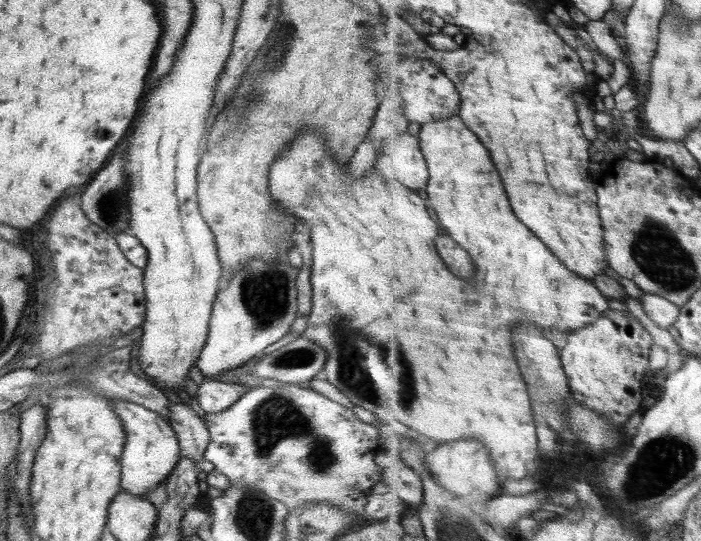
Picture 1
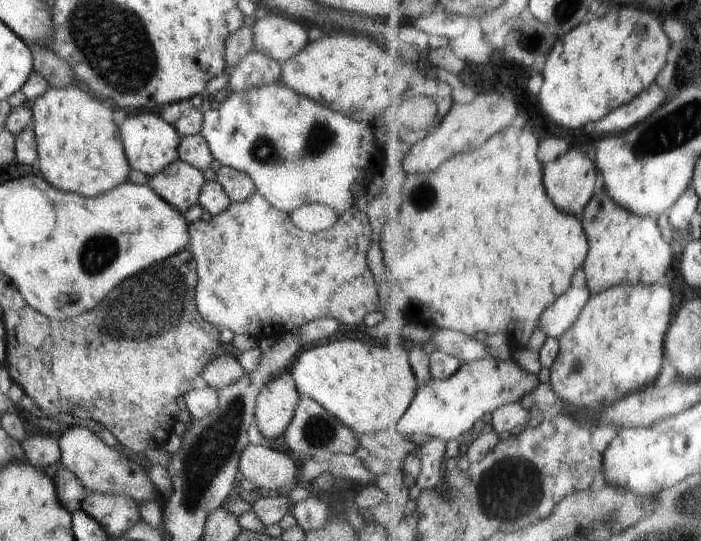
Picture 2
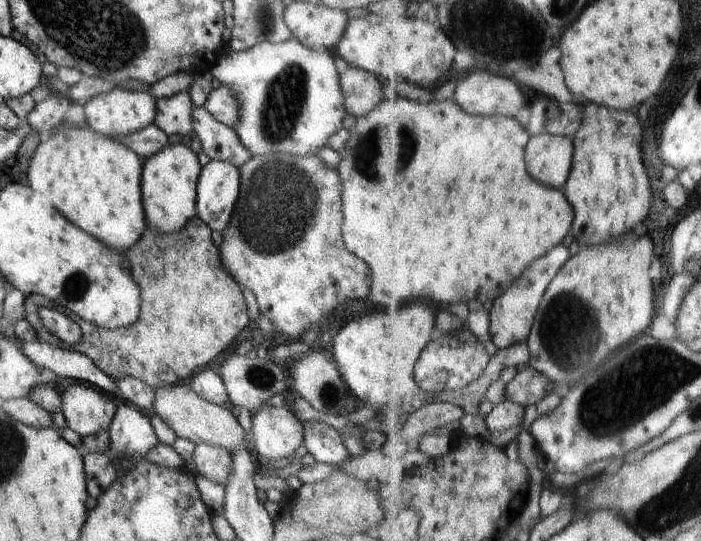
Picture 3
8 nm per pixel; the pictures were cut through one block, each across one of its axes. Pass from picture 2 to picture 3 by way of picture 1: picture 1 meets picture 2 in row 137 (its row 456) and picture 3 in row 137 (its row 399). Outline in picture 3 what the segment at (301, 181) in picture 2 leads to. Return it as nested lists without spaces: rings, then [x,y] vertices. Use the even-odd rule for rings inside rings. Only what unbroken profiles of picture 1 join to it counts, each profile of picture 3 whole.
[[[292,38],[289,41],[281,42],[278,44],[272,44],[269,42],[258,43],[252,48],[242,51],[235,52],[230,56],[219,57],[216,64],[210,70],[210,74],[218,79],[222,86],[230,88],[238,100],[238,122],[234,126],[230,126],[236,136],[240,138],[242,146],[248,148],[250,156],[260,156],[263,154],[274,154],[275,152],[284,152],[284,154],[290,154],[290,156],[308,156],[312,154],[314,156],[319,149],[329,146],[329,139],[332,135],[336,134],[343,127],[343,119],[348,114],[346,108],[344,108],[344,96],[342,96],[342,88],[340,88],[340,76],[336,65],[334,64],[334,53],[329,50],[310,50],[306,46],[302,46],[298,40]]]

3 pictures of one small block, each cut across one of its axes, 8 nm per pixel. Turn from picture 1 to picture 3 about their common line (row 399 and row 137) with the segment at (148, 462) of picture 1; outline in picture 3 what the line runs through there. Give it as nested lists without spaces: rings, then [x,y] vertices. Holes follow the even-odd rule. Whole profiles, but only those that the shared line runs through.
[[[114,90],[102,95],[91,98],[83,105],[83,110],[87,116],[87,123],[93,131],[106,135],[111,139],[138,132],[146,126],[154,125],[154,116],[156,116],[156,100],[145,91],[137,90]]]

